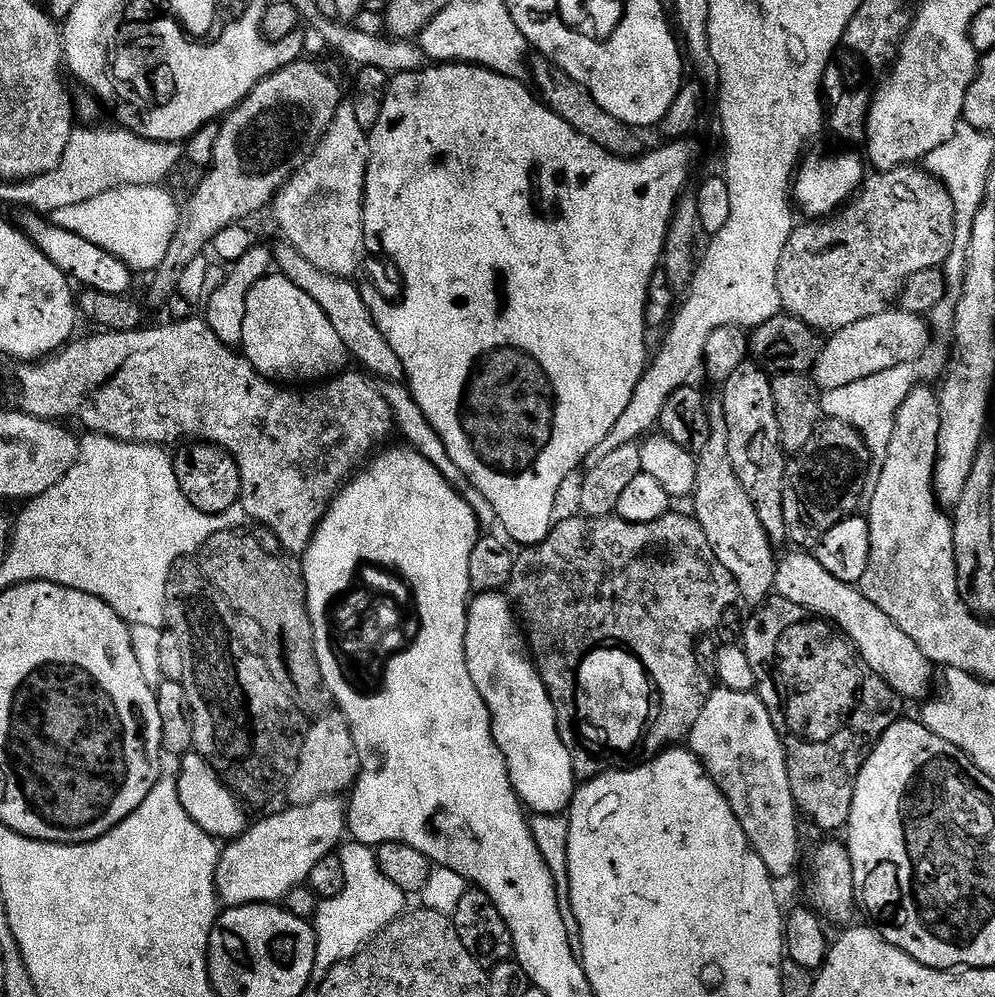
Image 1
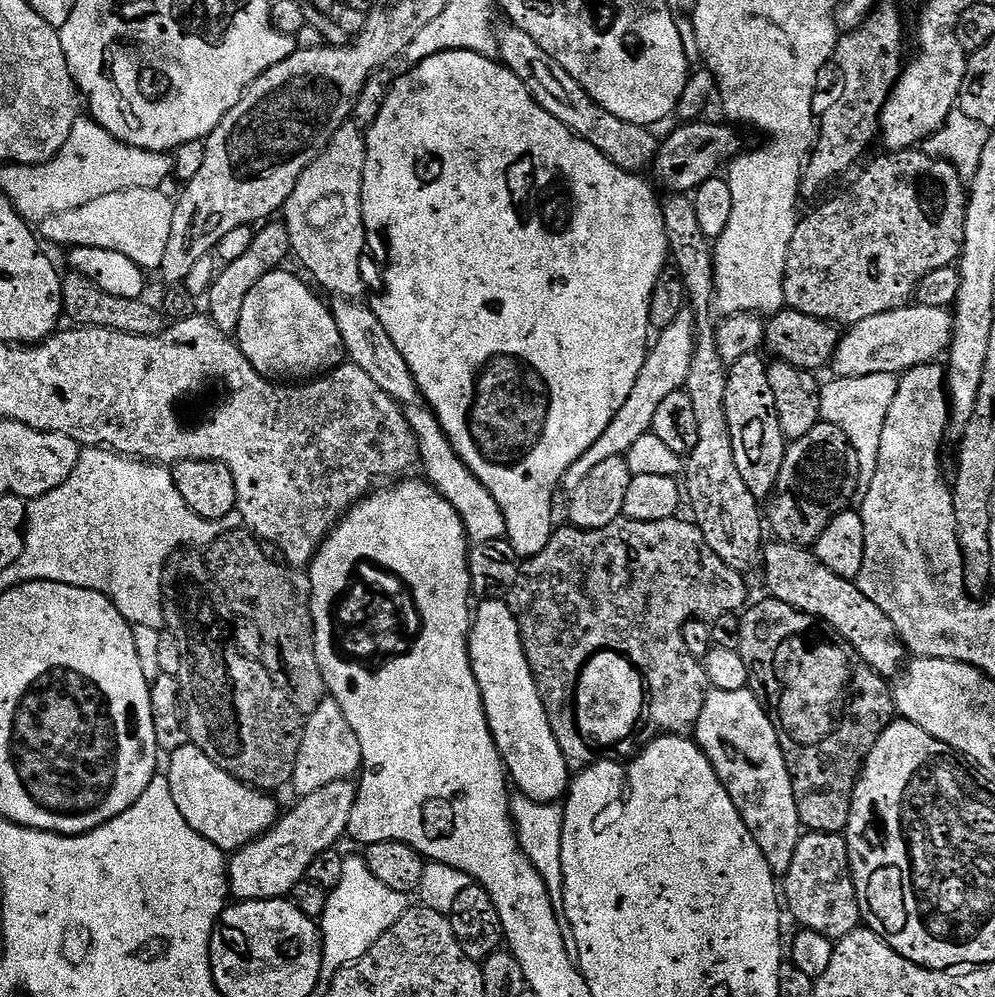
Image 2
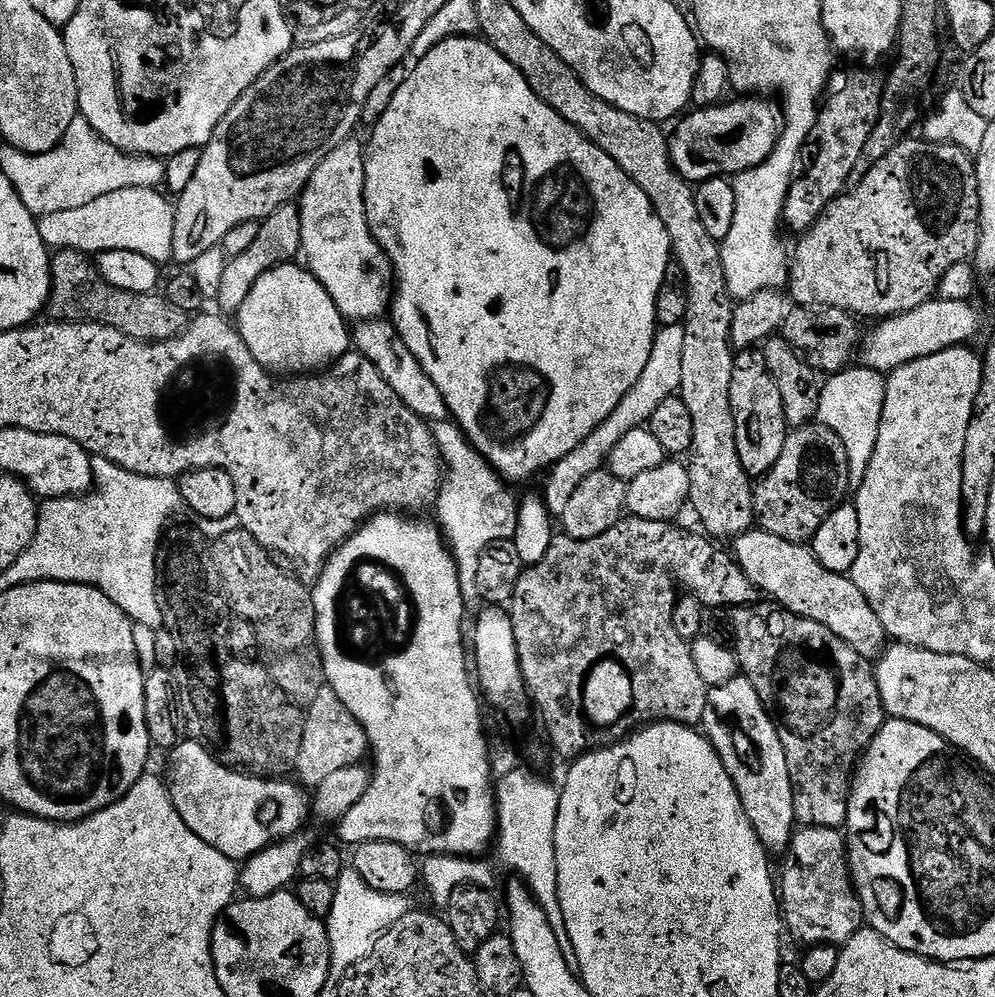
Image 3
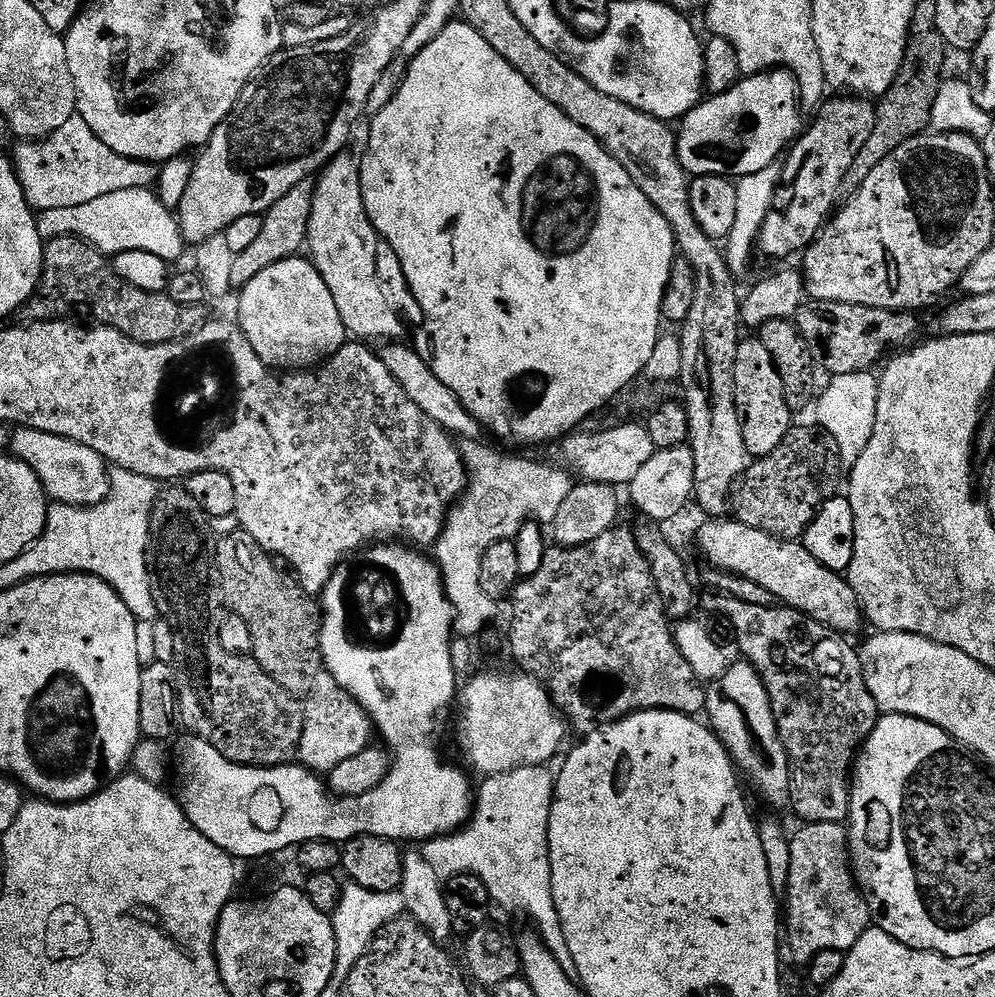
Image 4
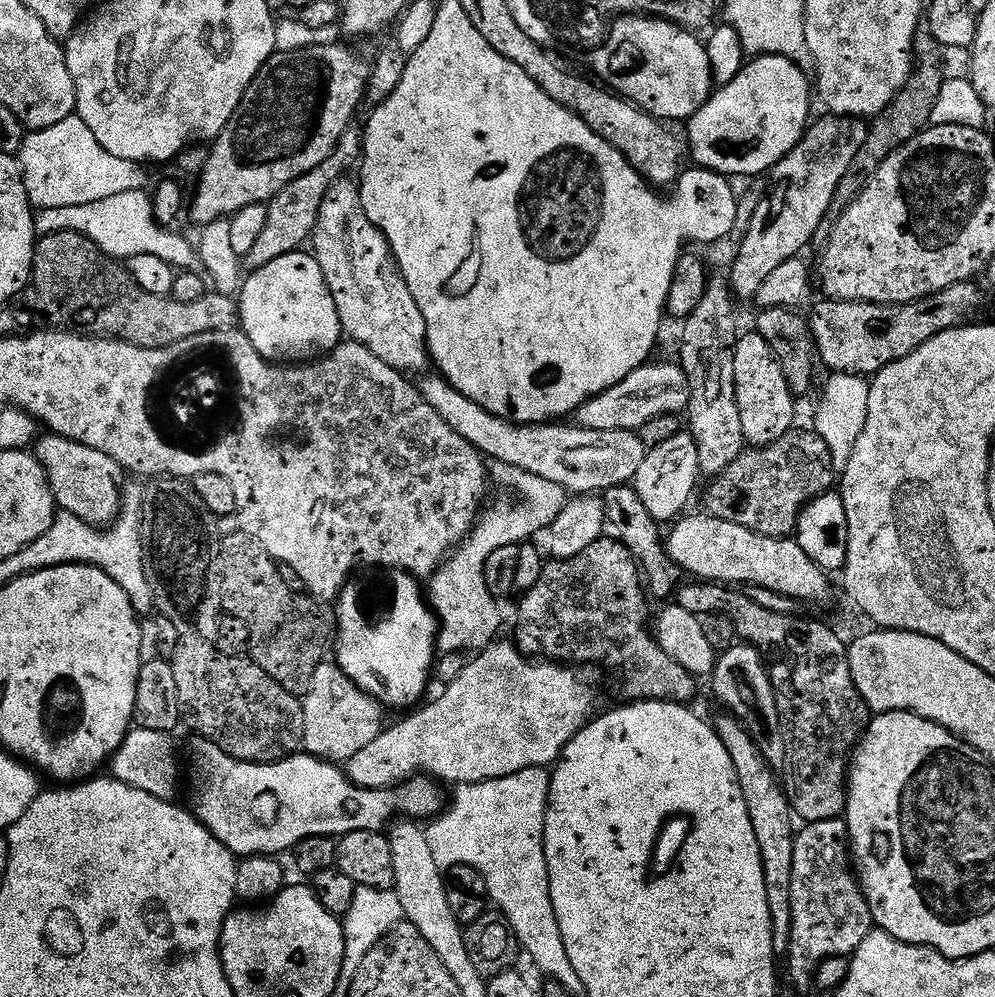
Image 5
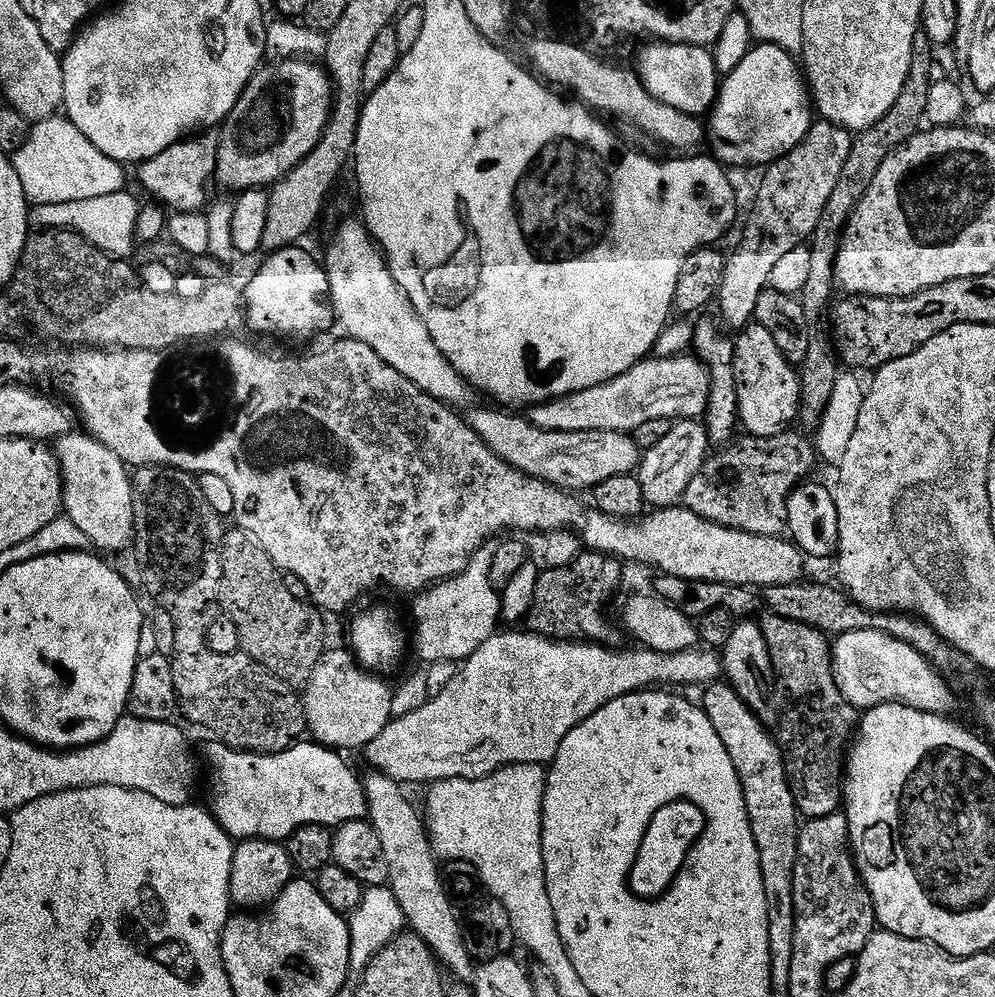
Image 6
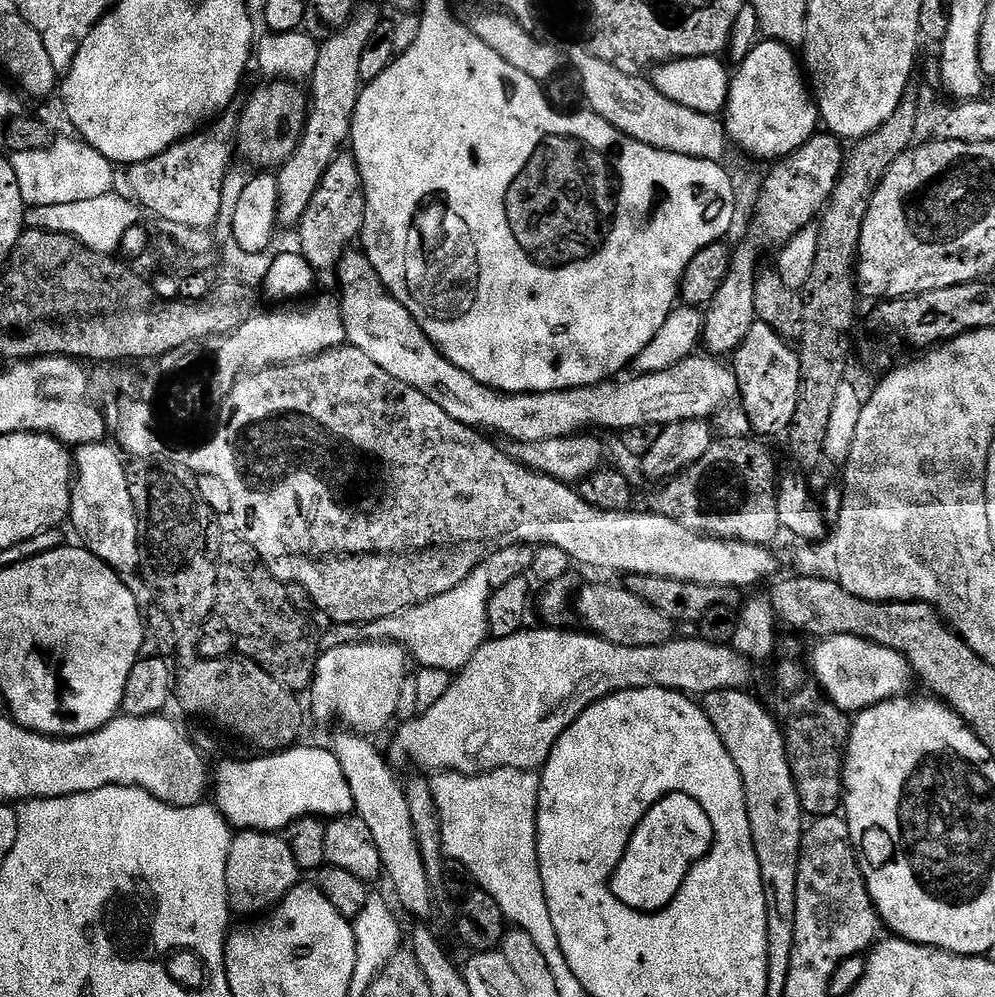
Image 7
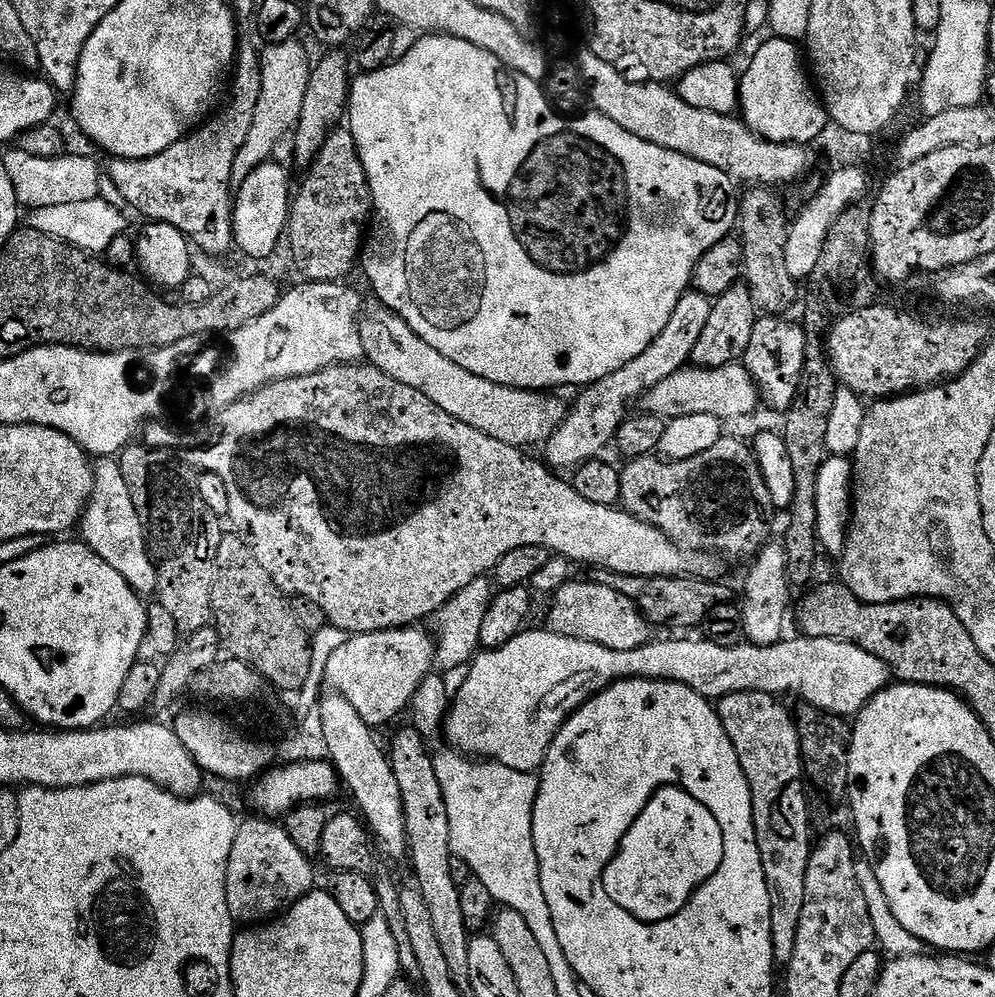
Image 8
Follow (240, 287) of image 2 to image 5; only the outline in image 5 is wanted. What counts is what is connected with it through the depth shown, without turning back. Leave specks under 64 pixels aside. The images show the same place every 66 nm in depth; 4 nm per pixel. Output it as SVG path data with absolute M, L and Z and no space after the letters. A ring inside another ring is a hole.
M353 126L342 134L340 144L326 158L326 162L322 162L322 166L314 166L314 170L310 170L310 174L302 174L302 178L294 178L290 186L283 188L273 200L268 201L266 226L262 230L262 235L258 237L258 242L254 242L250 254L243 256L243 267L255 270L274 262L274 258L282 258L282 254L301 251L311 241L316 231L318 214L322 210L322 202L330 186L347 173L344 172L347 168L355 169L361 156L362 132L359 127Z

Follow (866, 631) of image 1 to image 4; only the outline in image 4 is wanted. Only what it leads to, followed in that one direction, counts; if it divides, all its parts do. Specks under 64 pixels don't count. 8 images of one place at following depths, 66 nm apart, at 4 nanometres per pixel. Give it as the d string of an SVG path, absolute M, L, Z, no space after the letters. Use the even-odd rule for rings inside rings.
M712 518L700 528L700 533L696 536L696 544L700 547L700 552L712 563L713 569L730 572L734 576L750 578L750 582L758 582L762 590L770 590L773 601L781 605L798 610L806 614L811 620L817 620L820 624L827 624L835 632L849 634L856 632L862 624L862 613L860 603L854 594L854 590L848 585L847 579L839 572L831 572L810 550L804 548L803 543L795 540L779 540L778 537L770 535L762 530L754 530L750 526L741 524L735 518Z

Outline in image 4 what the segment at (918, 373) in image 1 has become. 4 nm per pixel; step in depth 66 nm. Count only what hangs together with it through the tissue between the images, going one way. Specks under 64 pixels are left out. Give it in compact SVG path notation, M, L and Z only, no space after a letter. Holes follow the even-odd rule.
M866 371L831 377L825 388L823 385L814 404L817 420L815 423L834 438L841 465L848 470L858 462L858 458L862 456L862 450L866 450L866 442L870 442L870 434L874 432L880 381L872 375L871 371Z

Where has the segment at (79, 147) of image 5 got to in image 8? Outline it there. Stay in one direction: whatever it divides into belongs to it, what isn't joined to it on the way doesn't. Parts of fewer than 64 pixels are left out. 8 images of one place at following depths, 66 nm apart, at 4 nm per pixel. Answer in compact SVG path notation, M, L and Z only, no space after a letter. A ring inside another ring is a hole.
M13 150L2 156L2 162L6 166L6 174L10 174L10 182L14 182L16 197L25 209L66 206L66 202L90 202L101 195L102 168L88 156L65 154L54 158L34 158Z

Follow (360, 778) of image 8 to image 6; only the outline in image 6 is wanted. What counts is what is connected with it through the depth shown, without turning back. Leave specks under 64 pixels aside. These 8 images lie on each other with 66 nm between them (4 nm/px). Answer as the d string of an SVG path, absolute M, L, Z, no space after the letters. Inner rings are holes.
M373 771L367 775L362 791L367 798L368 821L381 839L386 857L388 887L402 907L407 925L423 938L437 961L445 969L450 968L457 981L473 981L476 966L466 950L461 919L459 915L456 916L451 895L442 884L444 878L421 813L419 816L403 793L403 787L389 776Z

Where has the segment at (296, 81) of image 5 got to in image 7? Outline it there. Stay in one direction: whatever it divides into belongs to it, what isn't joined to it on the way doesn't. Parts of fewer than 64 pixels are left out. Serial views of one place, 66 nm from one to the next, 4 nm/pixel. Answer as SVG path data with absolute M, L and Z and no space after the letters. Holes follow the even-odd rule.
M277 79L275 82L264 82L264 85L253 94L244 108L244 113L239 113L234 137L234 148L249 160L249 165L257 164L260 170L276 170L294 154L298 146L300 136L304 133L304 124L308 121L309 97L301 85L296 82L289 82L287 79Z

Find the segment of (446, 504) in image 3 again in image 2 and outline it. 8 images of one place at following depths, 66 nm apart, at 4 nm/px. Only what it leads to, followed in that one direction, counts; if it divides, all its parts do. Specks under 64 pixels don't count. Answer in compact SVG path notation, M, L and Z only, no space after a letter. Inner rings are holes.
M423 403L410 404L404 408L404 417L408 419L410 428L416 435L420 464L425 472L423 475L433 488L440 491L442 498L446 498L446 502L454 506L454 510L462 518L464 529L468 531L469 541L472 544L481 544L505 539L504 515L498 502L494 502L490 490L486 490L486 486L482 486L482 482L478 482L478 478L474 478L474 474L464 465L462 458L458 458L454 446L448 440L431 408Z

